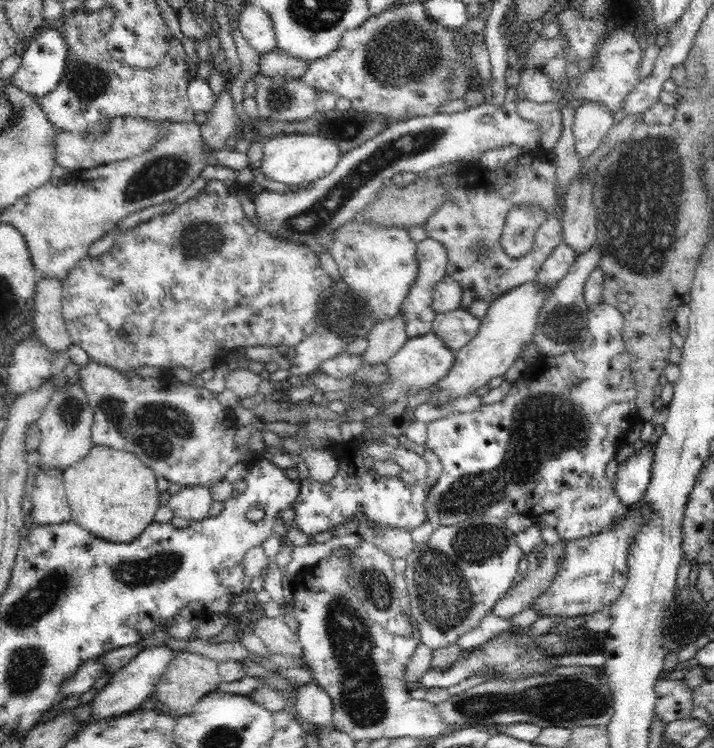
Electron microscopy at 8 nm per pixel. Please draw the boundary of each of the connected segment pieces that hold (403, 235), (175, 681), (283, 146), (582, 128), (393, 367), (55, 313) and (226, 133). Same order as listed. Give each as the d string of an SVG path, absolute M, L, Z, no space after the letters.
M362 221L345 222L333 233L312 239L325 244L339 268L341 279L329 288L340 288L340 296L350 292L350 296L360 298L371 311L375 324L394 318L400 313L406 296L418 276L418 243L404 227L388 227Z
M179 651L170 660L166 672L162 674L157 682L152 698L157 704L168 708L176 717L190 714L198 704L198 701L209 692L218 689L221 678L218 672L219 662L194 654L191 652Z
M284 133L274 135L263 146L263 158L260 171L270 182L282 182L282 184L294 184L303 187L332 172L340 158L338 143L330 136L322 133Z
M602 104L578 106L574 116L573 136L581 159L590 156L602 144L612 126L614 116Z
M434 332L425 336L409 338L409 340L392 356L386 367L390 373L390 380L379 386L379 401L386 406L400 400L402 396L416 394L418 391L437 386L437 383L446 377L455 362L455 351L451 350Z
M43 277L35 284L32 327L37 340L52 353L60 354L72 345L67 325L61 314L63 284L58 279Z
M229 79L224 89L207 113L207 120L200 125L203 145L209 150L222 150L226 140L234 133L235 122L239 119L229 91Z

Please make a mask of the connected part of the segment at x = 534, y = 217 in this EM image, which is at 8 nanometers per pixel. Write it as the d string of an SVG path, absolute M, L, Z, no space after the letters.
M533 204L510 210L501 236L504 252L512 258L526 256L532 250L537 230L548 217L543 208Z

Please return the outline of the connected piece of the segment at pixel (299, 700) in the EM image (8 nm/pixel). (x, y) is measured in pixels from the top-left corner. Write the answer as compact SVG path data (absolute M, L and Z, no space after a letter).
M312 680L296 688L295 712L306 723L315 727L327 727L332 722L333 702L326 689Z

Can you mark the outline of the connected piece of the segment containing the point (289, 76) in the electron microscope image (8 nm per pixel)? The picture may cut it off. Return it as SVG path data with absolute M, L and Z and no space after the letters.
M275 46L261 54L259 71L270 79L277 76L284 80L296 80L306 72L309 63L308 60L288 55Z

